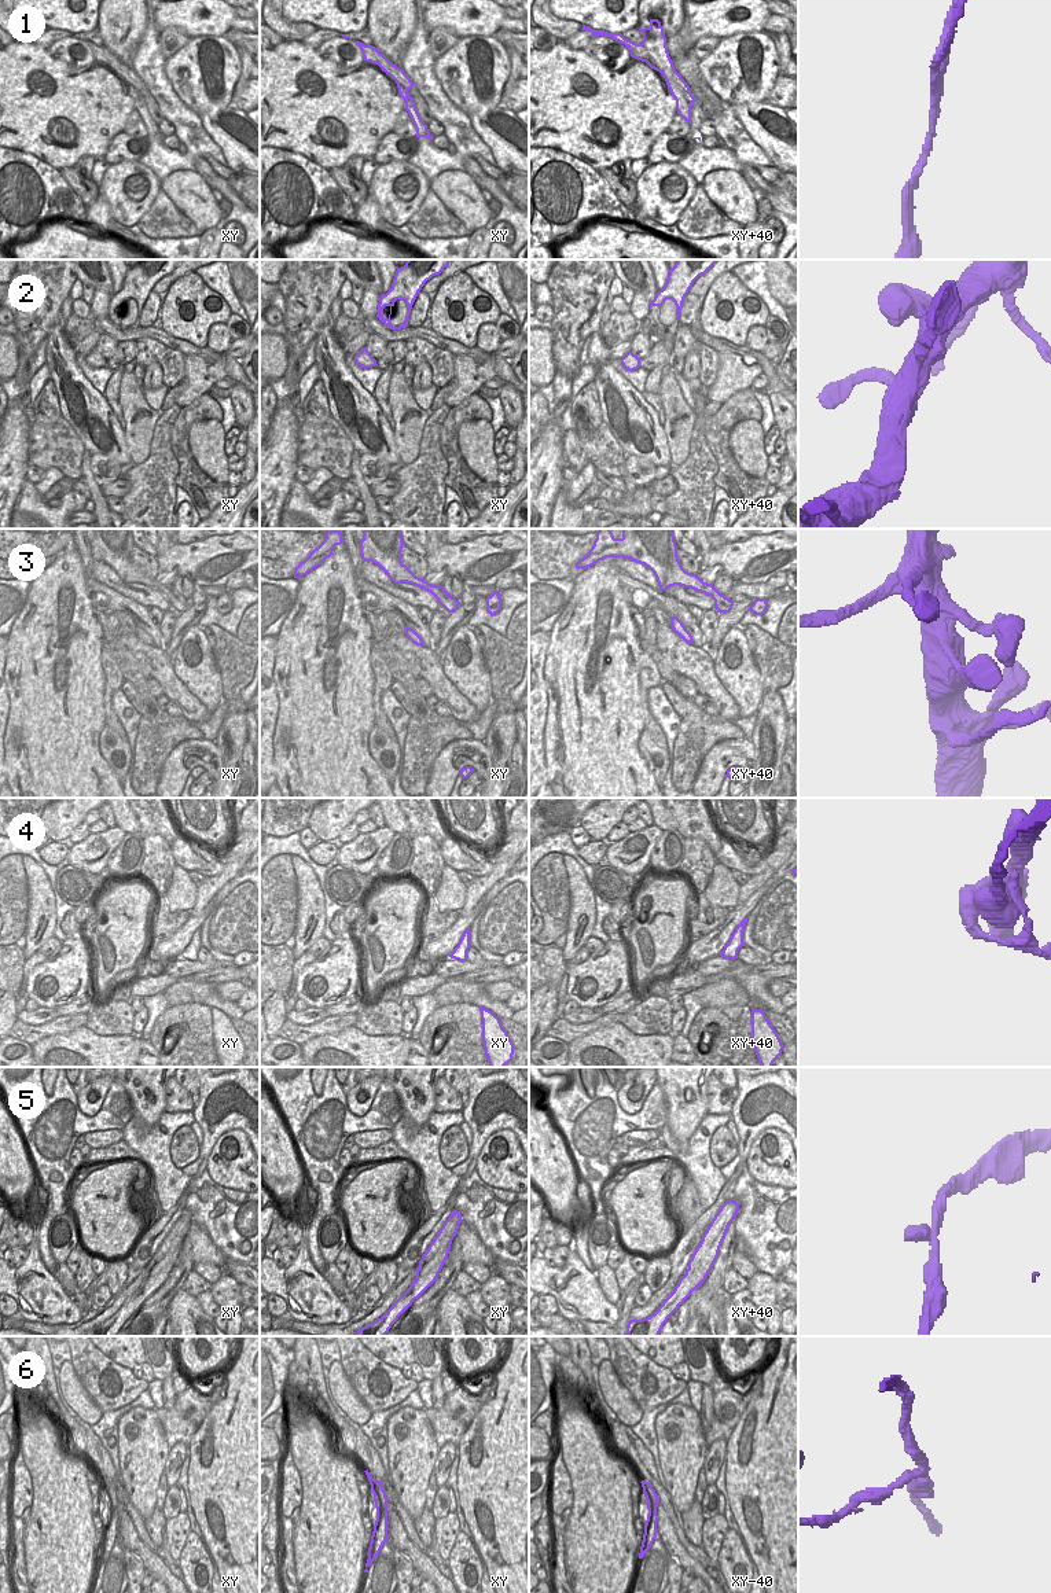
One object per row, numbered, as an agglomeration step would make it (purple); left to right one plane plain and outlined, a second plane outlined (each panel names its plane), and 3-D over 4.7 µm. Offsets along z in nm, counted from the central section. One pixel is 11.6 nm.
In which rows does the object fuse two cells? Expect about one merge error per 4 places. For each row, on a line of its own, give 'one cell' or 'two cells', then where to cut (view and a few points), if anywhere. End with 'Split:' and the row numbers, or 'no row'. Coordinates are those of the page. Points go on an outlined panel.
1: two cells; cut in xy+40 along (640, 44), (647, 51), (647, 62)
2: one cell; no cut
3: one cell; no cut
4: two cells; cut in xy+40 along (732, 933), (737, 944), (741, 946)
5: one cell; no cut
6: one cell; no cut
Split: 1, 4

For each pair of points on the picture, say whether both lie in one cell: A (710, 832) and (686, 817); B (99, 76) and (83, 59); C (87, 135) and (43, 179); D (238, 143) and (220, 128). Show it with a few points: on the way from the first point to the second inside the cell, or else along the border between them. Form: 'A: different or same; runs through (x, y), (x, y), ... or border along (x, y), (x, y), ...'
A: same; runs through (705, 827), (691, 817)
B: different; border along (58, 58), (78, 67), (89, 66), (95, 61)
C: different; border along (25, 153), (33, 154), (58, 170)
D: same; runs through (234, 139), (224, 129)

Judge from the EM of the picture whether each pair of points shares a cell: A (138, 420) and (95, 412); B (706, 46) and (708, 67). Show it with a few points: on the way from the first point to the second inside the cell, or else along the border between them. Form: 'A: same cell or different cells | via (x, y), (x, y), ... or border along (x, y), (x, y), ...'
A: different cells | border along (124, 430), (127, 449), (132, 460)
B: different cells | border along (721, 39), (701, 59)

